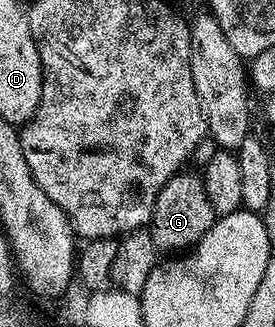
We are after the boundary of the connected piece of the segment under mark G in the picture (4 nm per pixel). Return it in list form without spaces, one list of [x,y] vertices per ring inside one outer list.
[[[180,170],[176,172],[173,178],[169,178],[169,182],[165,182],[165,186],[161,186],[161,194],[157,194],[157,202],[153,205],[153,214],[149,221],[149,233],[153,240],[153,246],[156,247],[159,254],[186,253],[194,248],[197,241],[215,225],[217,217],[209,202],[209,194],[205,194],[202,175],[195,173],[194,176],[193,173],[187,171]]]

